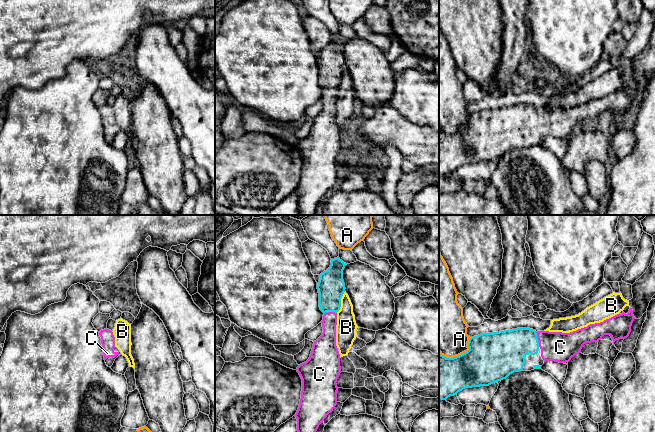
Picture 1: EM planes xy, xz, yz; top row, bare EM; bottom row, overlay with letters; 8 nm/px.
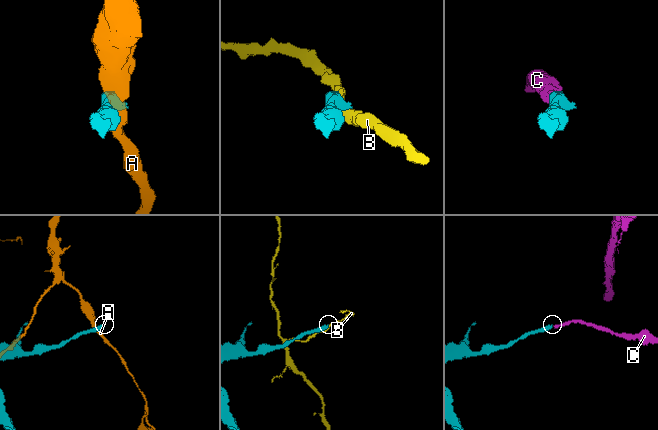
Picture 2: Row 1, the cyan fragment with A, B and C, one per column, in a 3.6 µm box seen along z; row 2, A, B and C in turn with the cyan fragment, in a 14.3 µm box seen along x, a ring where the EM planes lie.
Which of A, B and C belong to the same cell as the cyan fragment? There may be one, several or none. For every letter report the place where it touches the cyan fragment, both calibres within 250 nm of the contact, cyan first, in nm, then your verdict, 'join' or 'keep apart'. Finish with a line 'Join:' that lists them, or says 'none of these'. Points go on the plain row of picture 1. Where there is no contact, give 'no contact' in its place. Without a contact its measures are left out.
A: yz (461, 130) | 400/380 nm | keep apart
B: xz (340, 78) | 220/170 nm | keep apart
C: yz (537, 115) | 300/240 nm | join
Join: C

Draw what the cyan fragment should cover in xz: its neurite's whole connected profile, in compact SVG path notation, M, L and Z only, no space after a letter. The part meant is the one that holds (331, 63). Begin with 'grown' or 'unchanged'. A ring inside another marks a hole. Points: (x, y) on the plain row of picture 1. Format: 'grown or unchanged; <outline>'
grown; M331 35L330 43L319 51L319 83L324 89L322 111L314 117L309 135L297 143L302 155L301 175L295 190L298 215L315 215L319 201L337 180L337 155L341 149L336 122L337 88L345 68L343 46L347 40Z

